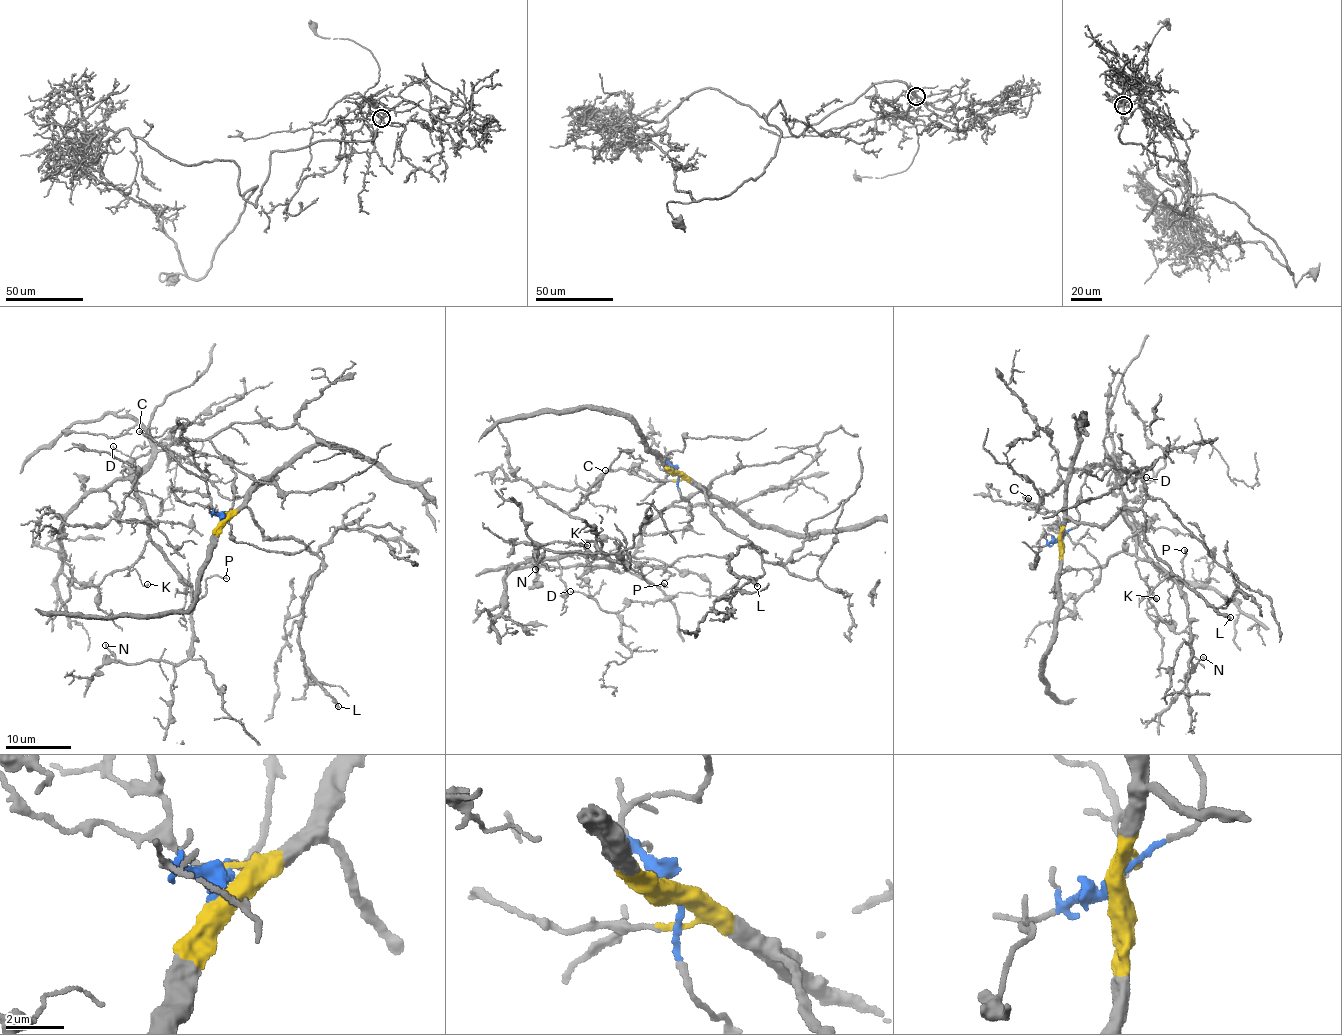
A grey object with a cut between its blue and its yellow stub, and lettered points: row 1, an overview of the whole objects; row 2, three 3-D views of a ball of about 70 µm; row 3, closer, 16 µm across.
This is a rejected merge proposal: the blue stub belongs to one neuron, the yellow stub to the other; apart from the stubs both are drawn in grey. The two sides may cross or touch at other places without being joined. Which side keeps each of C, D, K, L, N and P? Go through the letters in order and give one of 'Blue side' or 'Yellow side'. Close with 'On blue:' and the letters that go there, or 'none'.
C: Yellow side
D: Blue side
K: Blue side
L: Yellow side
N: Blue side
P: Blue side
On blue: D, K, N, P

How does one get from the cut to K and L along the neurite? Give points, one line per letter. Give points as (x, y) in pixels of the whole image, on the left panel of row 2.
K: (222, 519), (231, 507), (232, 466), (181, 440), (169, 443), (137, 478), (148, 542), (133, 568), (147, 584)
L: (223, 520), (246, 507), (263, 535), (299, 540), (321, 561), (298, 632), (300, 654), (339, 707)

